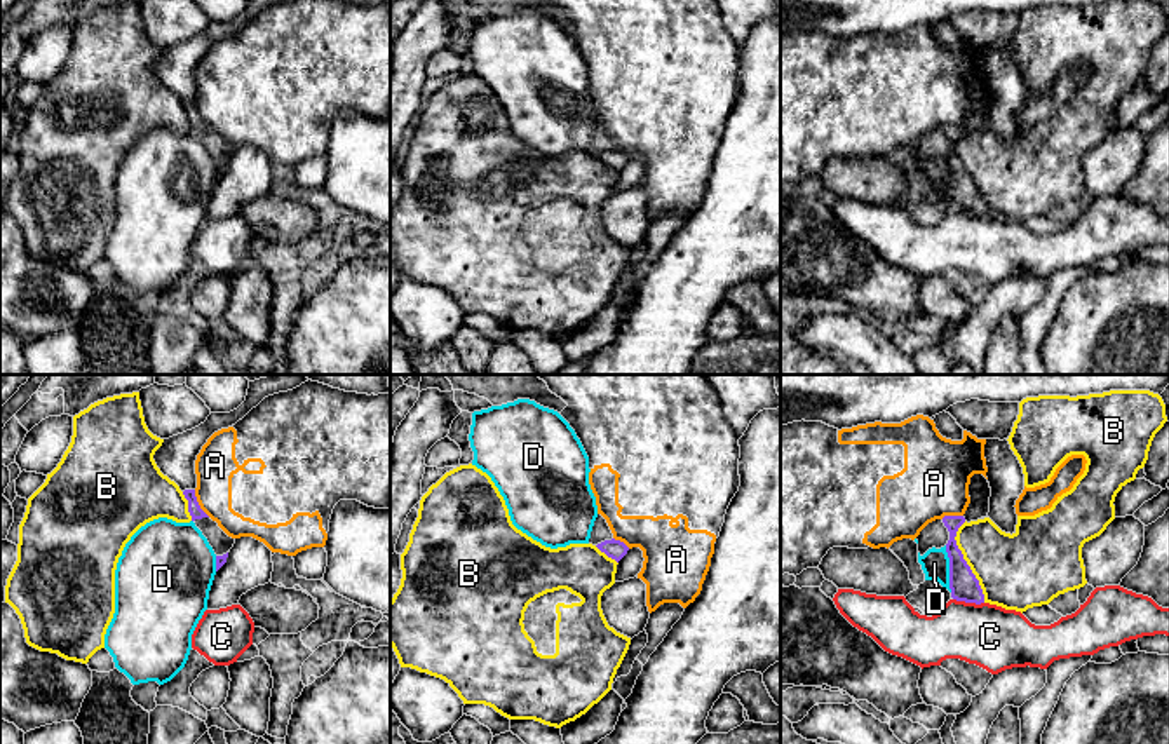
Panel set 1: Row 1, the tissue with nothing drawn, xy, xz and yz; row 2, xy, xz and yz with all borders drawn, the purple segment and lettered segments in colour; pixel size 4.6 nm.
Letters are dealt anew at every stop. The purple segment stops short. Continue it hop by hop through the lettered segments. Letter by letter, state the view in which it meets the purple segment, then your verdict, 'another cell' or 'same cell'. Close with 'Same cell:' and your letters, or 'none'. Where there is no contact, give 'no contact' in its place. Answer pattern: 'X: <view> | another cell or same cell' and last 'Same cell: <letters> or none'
A: xy | another cell
B: yz | another cell
C: yz | another cell
D: yz | another cell
Same cell: none

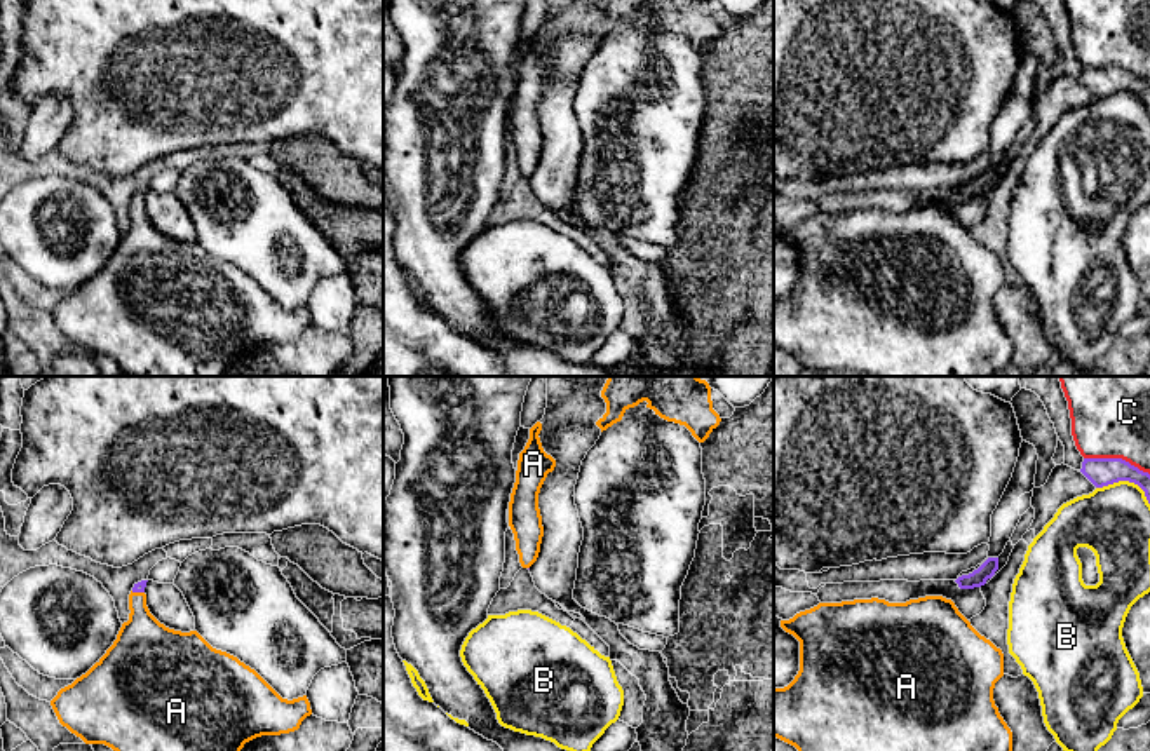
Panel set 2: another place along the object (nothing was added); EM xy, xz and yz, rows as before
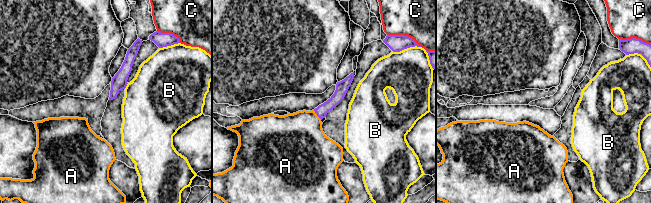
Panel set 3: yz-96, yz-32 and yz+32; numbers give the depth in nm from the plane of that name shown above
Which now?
A: xy | same cell
B: yz | another cell
C: yz | another cell
Same cell: A

